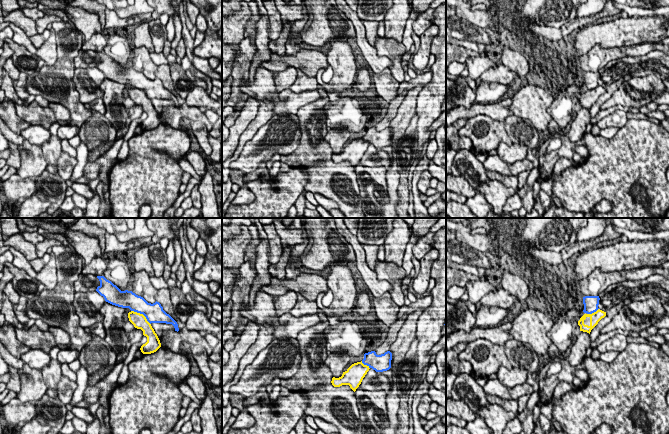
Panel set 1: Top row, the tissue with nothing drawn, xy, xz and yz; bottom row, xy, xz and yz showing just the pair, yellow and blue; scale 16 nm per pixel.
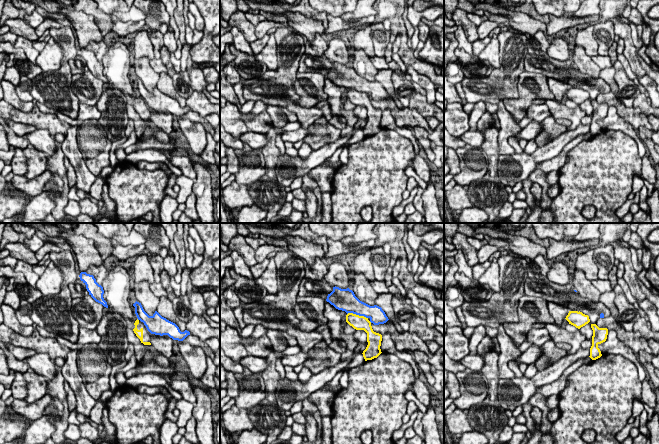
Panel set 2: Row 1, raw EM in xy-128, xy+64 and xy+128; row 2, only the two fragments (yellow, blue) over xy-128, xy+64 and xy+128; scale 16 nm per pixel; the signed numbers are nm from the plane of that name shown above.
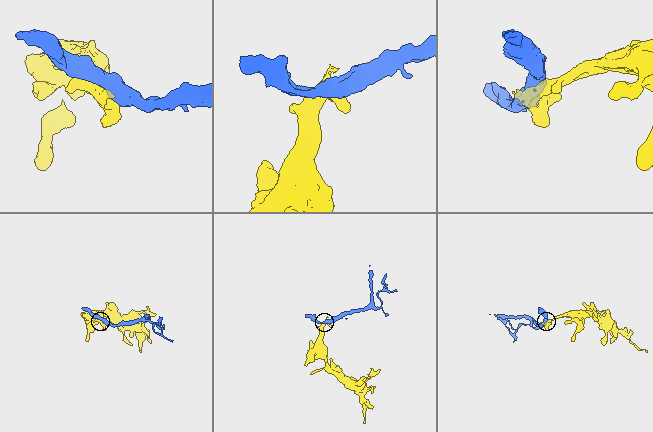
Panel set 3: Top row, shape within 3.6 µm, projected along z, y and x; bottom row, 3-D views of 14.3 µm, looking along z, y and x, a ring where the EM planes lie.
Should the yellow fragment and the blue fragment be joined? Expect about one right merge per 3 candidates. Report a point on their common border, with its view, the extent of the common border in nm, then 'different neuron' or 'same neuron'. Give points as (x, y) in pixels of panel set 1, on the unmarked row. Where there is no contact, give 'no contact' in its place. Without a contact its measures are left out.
contact xy (142, 90); length 400 nm; same neuron

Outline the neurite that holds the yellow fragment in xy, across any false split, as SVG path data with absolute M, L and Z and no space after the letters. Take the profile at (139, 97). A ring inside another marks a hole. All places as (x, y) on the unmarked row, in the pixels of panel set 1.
M97 52L100 61L96 67L104 73L105 77L122 84L129 84L129 97L135 104L141 105L143 111L147 113L147 118L140 124L143 130L156 128L160 123L160 116L152 104L152 99L172 100L175 107L179 107L177 98L164 86L159 78L148 79L143 73L136 71L132 67L121 67L111 57L104 52Z

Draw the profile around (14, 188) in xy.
M17 173L2 182L3 193L8 201L18 201L20 198L30 198L36 191L33 178L21 178Z

